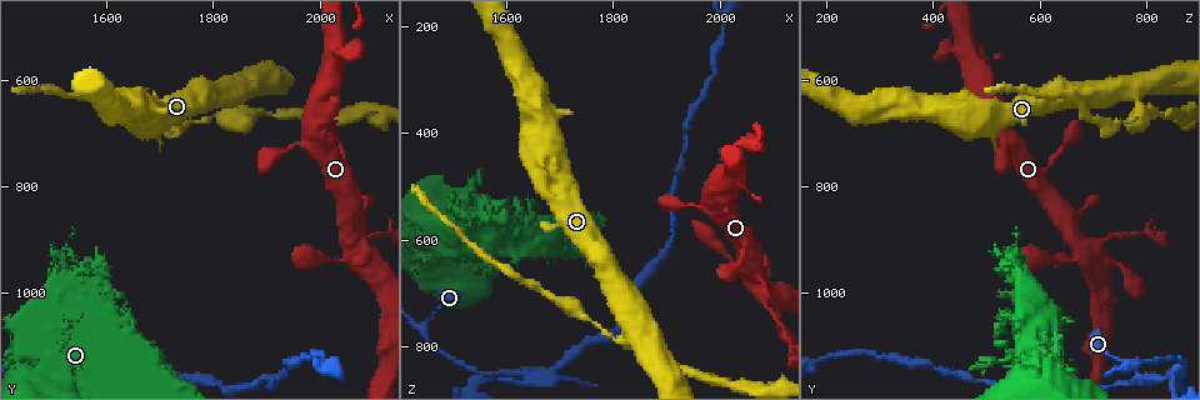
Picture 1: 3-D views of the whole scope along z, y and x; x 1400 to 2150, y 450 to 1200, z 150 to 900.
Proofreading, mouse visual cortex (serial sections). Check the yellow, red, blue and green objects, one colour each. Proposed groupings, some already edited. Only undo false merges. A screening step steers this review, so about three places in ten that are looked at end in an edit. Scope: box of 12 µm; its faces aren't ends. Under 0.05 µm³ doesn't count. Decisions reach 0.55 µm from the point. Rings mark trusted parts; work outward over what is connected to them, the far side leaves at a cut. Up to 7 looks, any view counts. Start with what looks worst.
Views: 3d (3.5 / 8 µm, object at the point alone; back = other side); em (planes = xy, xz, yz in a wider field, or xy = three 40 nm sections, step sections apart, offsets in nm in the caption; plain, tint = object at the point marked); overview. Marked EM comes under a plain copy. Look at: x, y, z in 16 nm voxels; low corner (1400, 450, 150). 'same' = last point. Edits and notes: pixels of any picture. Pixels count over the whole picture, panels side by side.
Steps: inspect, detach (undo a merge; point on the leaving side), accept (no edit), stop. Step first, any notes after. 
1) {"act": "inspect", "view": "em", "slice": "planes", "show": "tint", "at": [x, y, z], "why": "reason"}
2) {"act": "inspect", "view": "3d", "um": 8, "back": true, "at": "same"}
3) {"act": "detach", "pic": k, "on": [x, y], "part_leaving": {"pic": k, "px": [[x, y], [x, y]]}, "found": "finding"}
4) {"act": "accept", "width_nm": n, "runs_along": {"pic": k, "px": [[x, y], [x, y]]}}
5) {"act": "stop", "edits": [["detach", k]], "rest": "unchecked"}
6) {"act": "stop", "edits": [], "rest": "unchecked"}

{"act": "inspect", "view": "em", "slice": "xy", "step": 3, "show": "tint", "at": [1660, 1145, 860], "why": "looks like a crossing"}

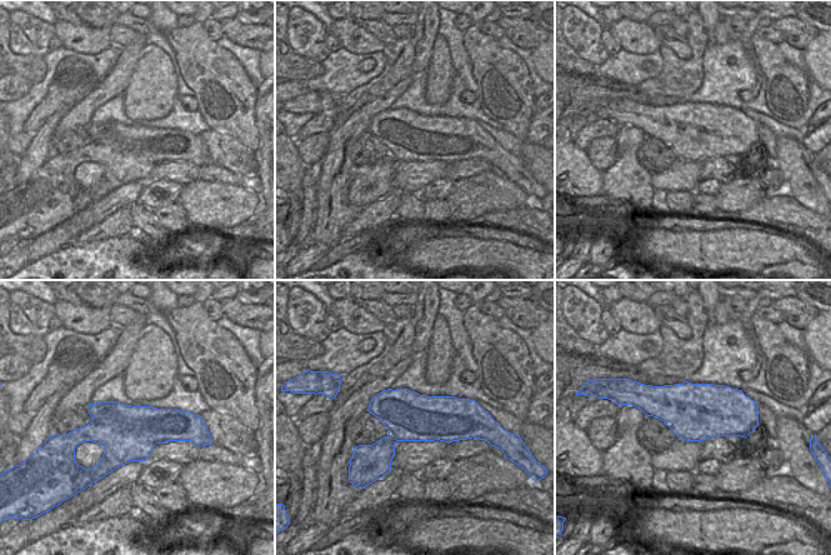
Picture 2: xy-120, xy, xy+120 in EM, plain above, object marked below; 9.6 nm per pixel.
{"act": "inspect", "view": "3d", "um": 3.5, "at": "same"}

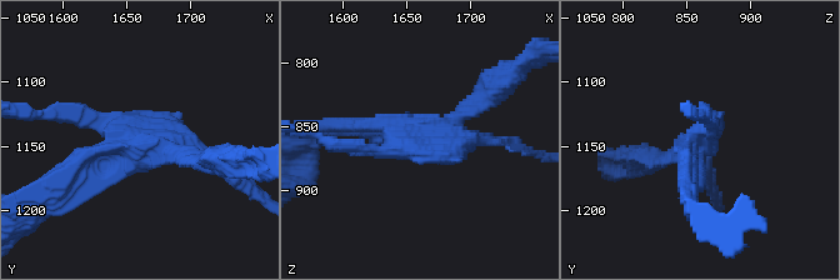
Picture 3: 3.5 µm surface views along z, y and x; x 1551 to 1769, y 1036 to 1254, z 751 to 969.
{"act": "detach", "pic": 3, "on": [648, 156], "part_leaving": {"pic": 3, "px": [[681, 150], [669, 158], [609, 158]]}, "found": "two cells meet here"}

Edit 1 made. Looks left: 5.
{"act": "inspect", "view": "3d", "um": 3.5, "at": [2050, 930, 670], "why": "thin arm on a thick one"}

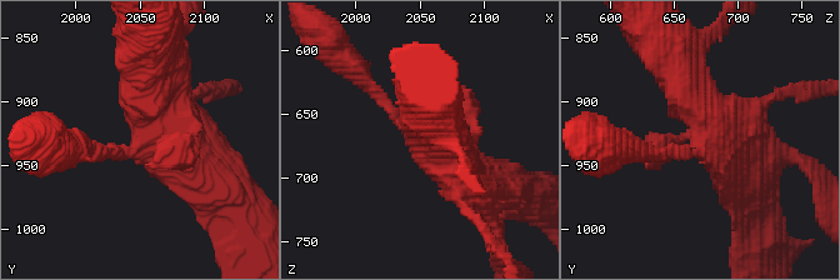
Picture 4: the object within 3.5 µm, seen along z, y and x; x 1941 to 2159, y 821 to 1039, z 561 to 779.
{"act": "inspect", "view": "em", "slice": "planes", "show": "tint", "at": [2052, 932, 672], "why": "shape alone is not enough"}

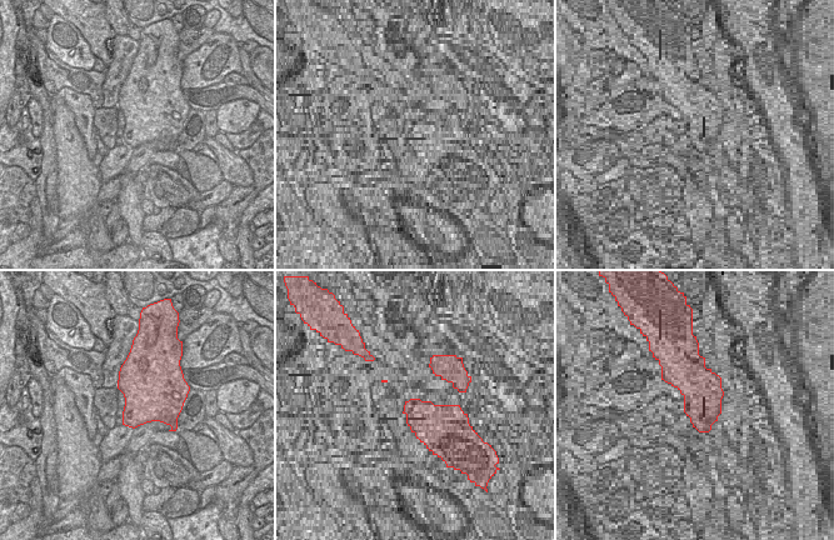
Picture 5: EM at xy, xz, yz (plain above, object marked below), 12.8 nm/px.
{"act": "accept", "runs_along": {"pic": 4, "px": [[146, 61], [150, 115], [224, 188]]}, "found": "continuous, no second cell"}

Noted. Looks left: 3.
{"act": "inspect", "view": "3d", "um": 3.5, "at": [1515, 1070, 525], "why": "touches itself"}

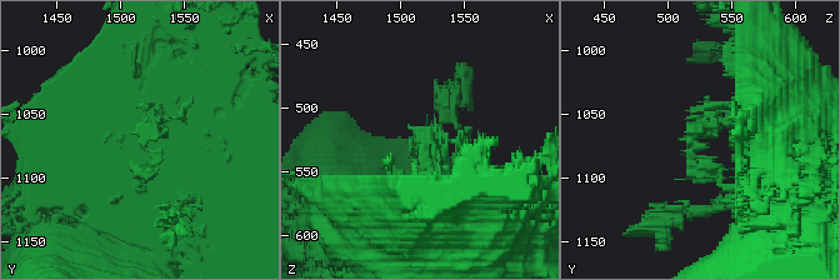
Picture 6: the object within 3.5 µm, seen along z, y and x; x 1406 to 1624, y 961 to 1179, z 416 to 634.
{"act": "inspect", "view": "em", "slice": "xy", "step": 3, "show": "tint", "at": [1516, 1074, 522], "why": "need the tissue"}

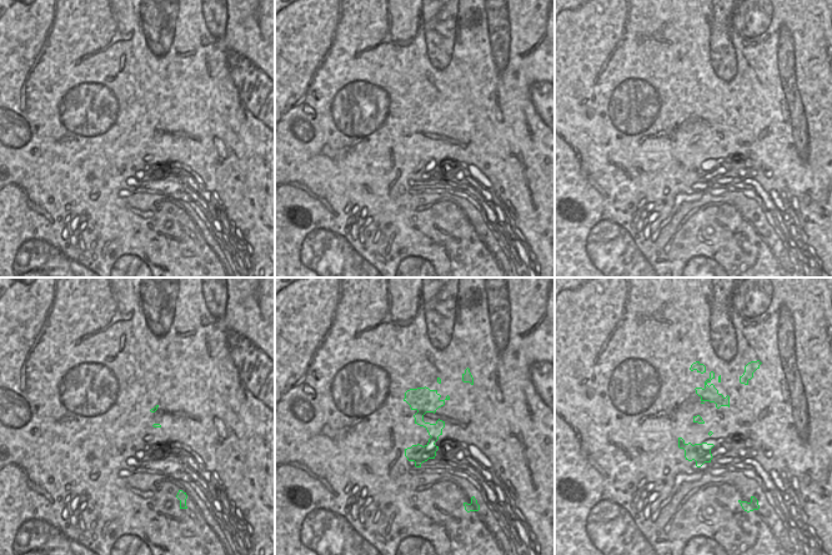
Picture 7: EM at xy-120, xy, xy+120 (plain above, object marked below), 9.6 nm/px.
{"act": "accept", "found": "continuous, no second cell"}

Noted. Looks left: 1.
{"act": "stop", "edits": [["detach", 3]], "rest": "unchecked"}

